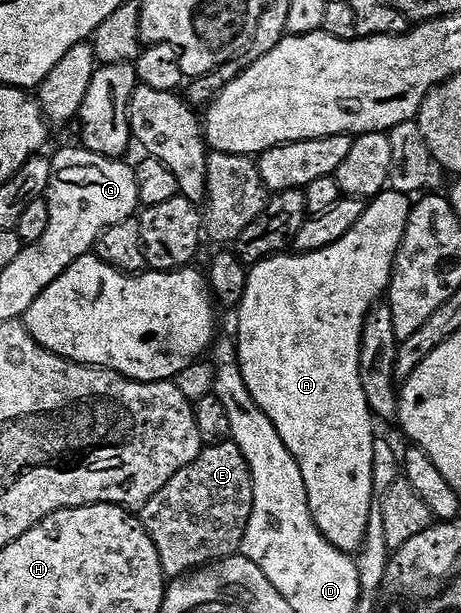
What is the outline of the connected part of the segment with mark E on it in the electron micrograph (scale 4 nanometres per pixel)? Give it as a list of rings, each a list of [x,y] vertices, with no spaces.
[[[227,441],[203,446],[196,461],[180,469],[180,473],[176,473],[176,477],[156,493],[156,497],[142,506],[140,518],[148,537],[152,537],[152,545],[156,545],[156,553],[160,553],[163,573],[167,577],[181,577],[220,559],[229,559],[241,548],[253,504],[254,486],[248,461],[244,461],[244,453],[240,453],[233,441]]]

